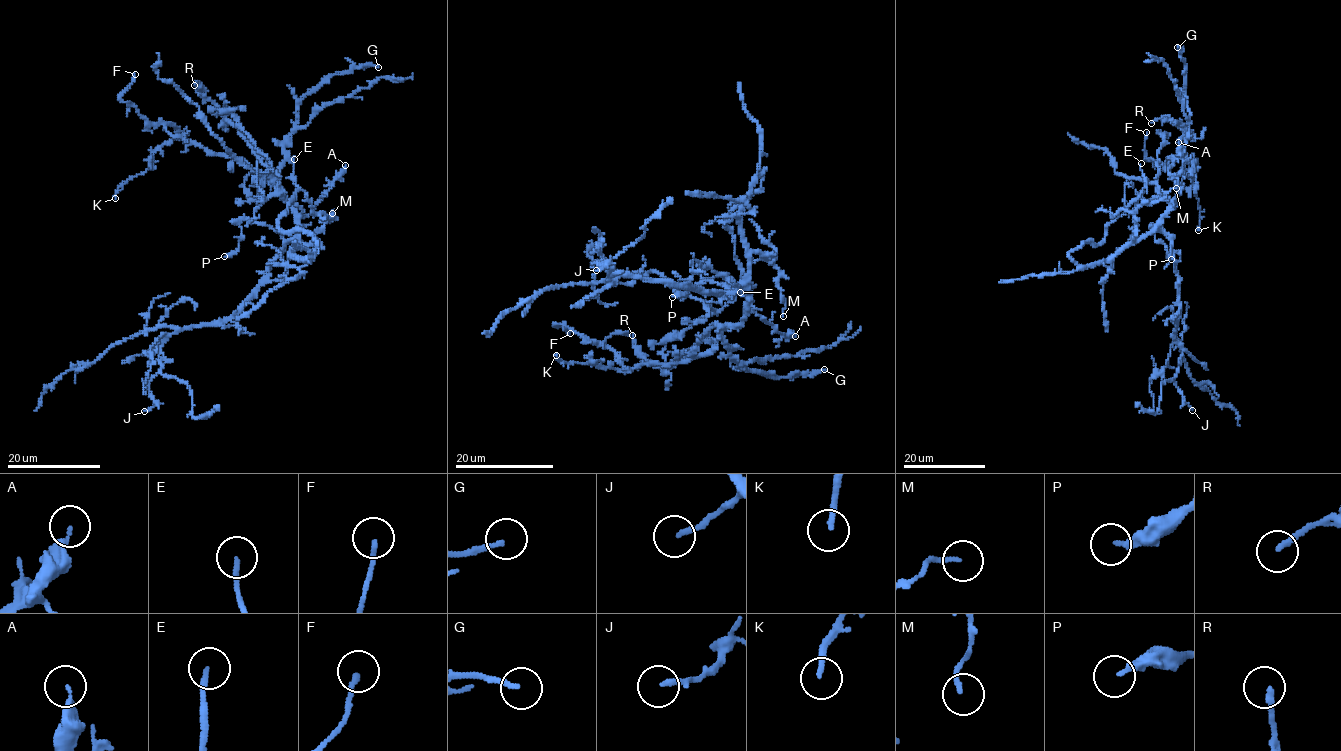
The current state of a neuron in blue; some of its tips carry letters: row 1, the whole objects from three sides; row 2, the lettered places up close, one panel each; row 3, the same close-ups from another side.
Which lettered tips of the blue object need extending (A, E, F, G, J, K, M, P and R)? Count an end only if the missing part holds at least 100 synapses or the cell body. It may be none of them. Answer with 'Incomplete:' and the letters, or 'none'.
Incomplete: none

